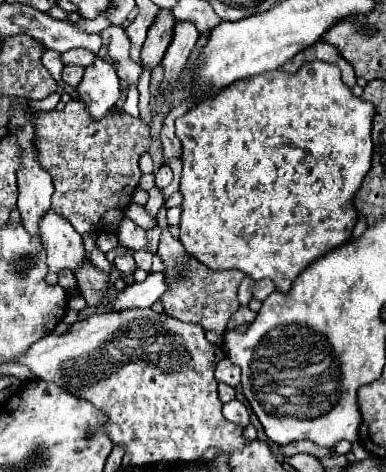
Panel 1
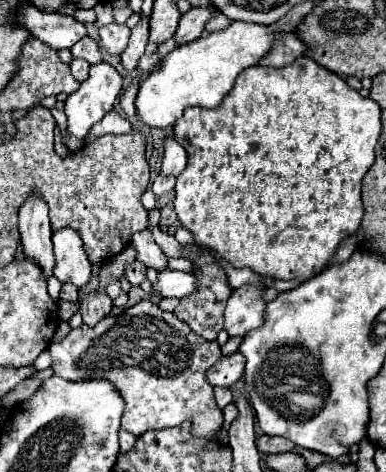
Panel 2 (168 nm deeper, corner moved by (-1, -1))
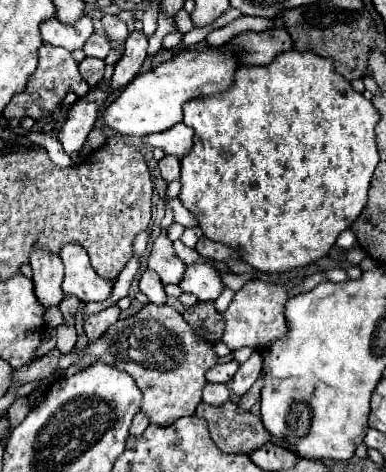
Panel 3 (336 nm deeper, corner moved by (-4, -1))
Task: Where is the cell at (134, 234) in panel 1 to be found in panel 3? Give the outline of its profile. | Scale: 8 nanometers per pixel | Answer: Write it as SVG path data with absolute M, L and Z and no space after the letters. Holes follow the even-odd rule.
M160 233L154 241L154 249L148 257L148 269L156 271L162 279L162 283L180 283L184 275L184 261L176 257L172 249L172 241L168 239L166 233Z

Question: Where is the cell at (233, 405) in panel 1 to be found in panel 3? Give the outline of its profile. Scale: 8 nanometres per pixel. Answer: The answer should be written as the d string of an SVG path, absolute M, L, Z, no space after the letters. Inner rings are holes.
M262 371L262 377L250 387L250 391L240 399L240 411L248 411L256 401L260 401L260 387L264 385L264 371Z

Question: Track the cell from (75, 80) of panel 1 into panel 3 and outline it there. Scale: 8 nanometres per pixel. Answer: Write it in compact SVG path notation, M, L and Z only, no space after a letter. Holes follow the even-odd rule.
M86 57L78 67L80 67L80 73L82 73L84 81L86 81L90 87L96 87L96 85L102 81L102 77L104 77L104 67L106 67L106 63L104 63L102 59Z

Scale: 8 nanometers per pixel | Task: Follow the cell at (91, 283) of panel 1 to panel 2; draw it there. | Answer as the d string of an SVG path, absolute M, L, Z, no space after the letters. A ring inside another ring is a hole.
M95 291L95 293L83 295L83 301L81 301L83 323L89 325L89 327L93 327L105 315L109 315L111 307L113 307L113 301L111 301L111 297L105 291Z

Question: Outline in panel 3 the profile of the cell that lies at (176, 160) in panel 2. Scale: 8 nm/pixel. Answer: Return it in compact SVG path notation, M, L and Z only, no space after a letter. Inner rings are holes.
M176 123L174 127L170 127L162 133L148 135L144 139L148 139L148 145L162 149L166 155L176 155L182 159L184 153L192 147L192 135L194 135L194 131L190 127L186 127L184 123Z

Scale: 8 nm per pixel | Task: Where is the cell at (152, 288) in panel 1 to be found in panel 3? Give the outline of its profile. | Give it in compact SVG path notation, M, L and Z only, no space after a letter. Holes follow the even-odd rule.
M192 263L186 267L184 279L180 283L184 293L194 293L200 301L214 301L224 291L220 271L210 263Z

